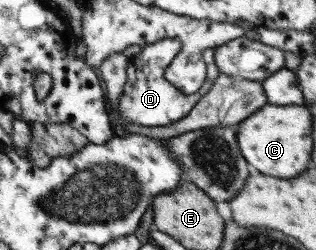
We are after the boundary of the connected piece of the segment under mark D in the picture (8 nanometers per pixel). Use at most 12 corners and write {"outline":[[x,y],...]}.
{"outline":[[176,38],[141,46],[126,63],[118,117],[139,126],[181,120],[220,75],[213,48],[194,94],[167,83]]}

